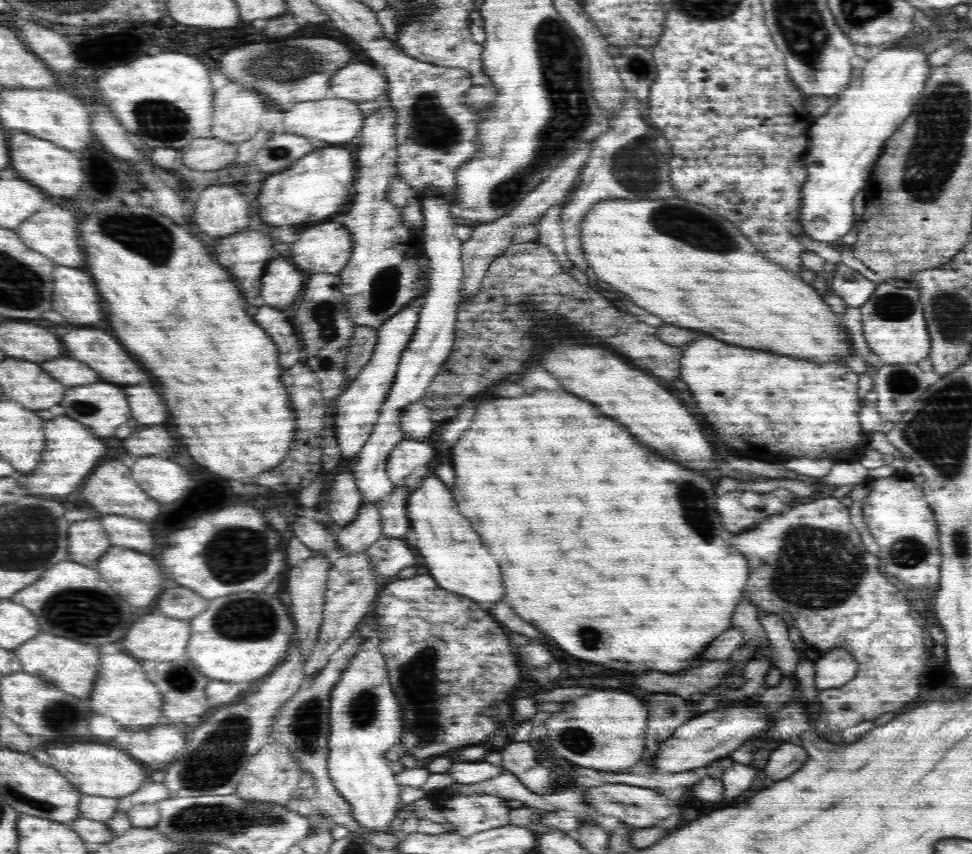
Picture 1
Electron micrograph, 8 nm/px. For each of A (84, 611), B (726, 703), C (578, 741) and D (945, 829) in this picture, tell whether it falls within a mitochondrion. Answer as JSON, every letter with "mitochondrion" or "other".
{"A":"mitochondrion","B":"other","C":"mitochondrion","D":"other"}

